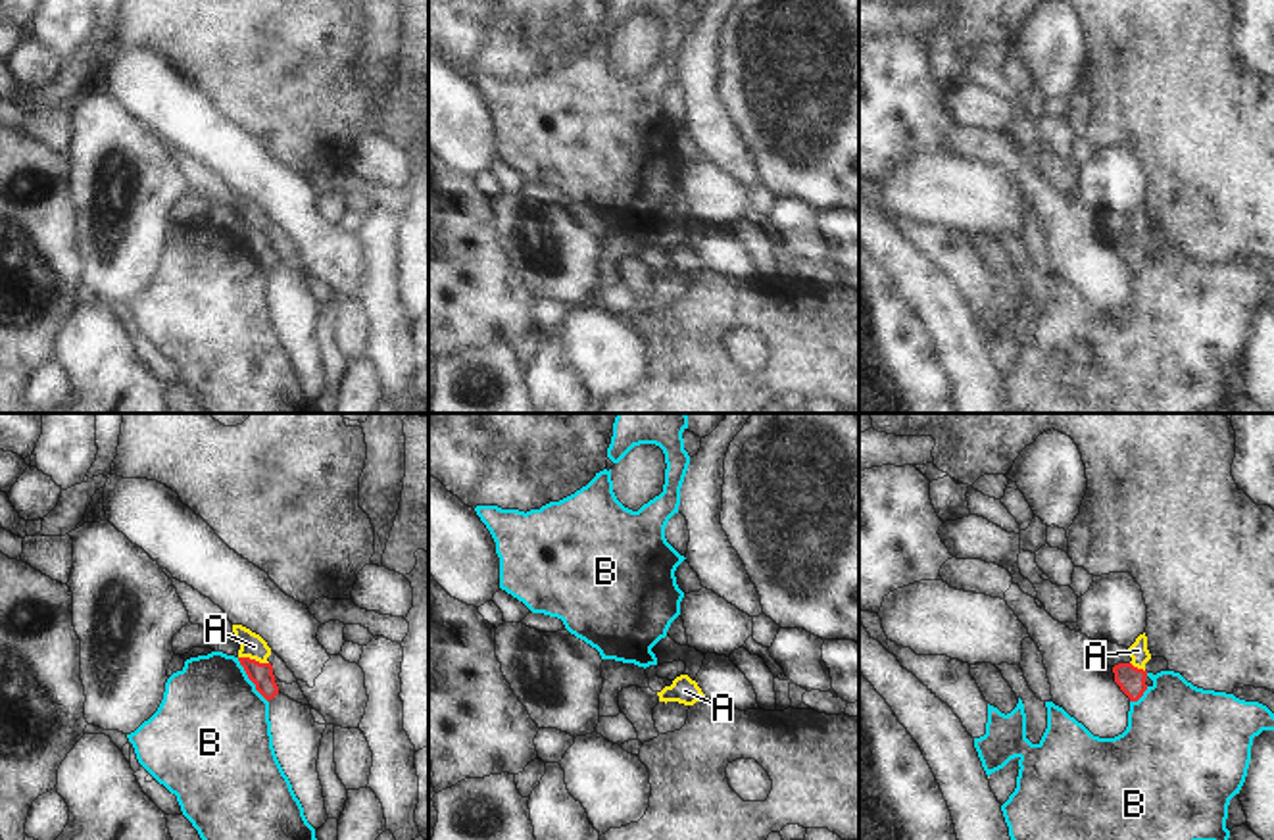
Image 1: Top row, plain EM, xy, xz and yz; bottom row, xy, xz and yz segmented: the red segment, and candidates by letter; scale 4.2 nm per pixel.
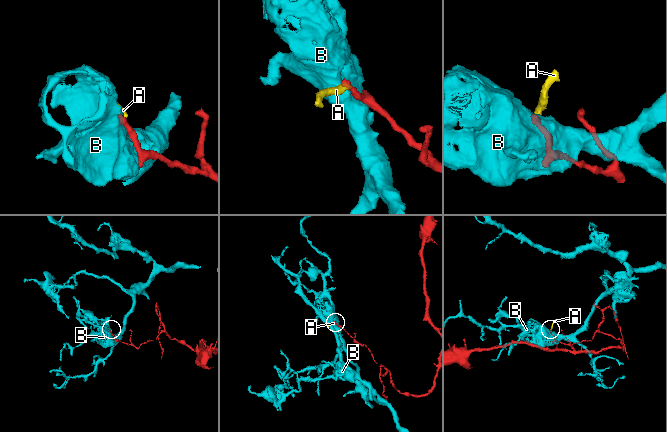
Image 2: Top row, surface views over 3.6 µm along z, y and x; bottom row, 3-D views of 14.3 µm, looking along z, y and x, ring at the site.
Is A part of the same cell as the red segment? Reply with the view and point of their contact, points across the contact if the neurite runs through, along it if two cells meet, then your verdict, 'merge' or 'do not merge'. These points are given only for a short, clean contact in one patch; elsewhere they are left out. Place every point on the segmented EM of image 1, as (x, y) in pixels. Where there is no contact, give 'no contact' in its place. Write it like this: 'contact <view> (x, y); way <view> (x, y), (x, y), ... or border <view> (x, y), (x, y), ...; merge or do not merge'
contact xy (254, 660); border xy (239, 656), (268, 664); do not merge

